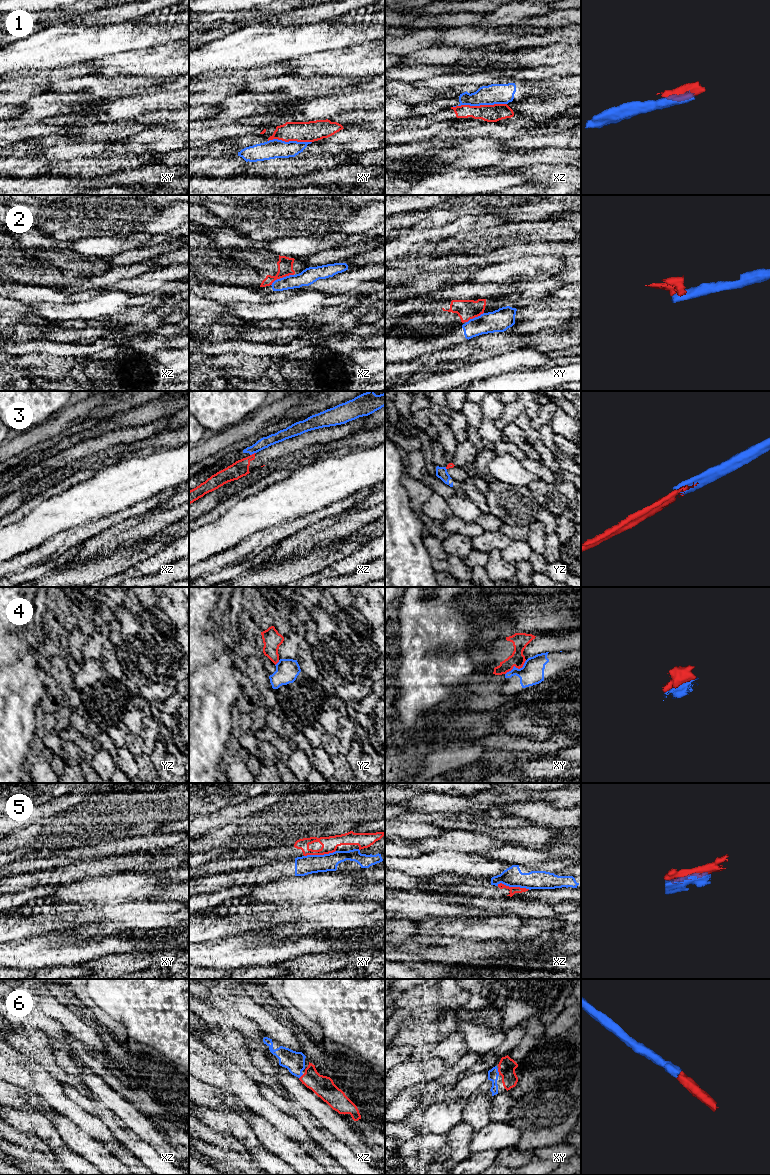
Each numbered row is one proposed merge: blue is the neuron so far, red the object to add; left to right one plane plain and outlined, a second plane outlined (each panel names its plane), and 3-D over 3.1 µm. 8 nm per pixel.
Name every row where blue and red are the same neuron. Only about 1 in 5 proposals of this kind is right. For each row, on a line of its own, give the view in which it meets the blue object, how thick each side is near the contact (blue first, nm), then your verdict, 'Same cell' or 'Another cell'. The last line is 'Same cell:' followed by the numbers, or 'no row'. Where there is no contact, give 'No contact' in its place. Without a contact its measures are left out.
1: Touches blue in xz. Thickness 160 nm (blue) against 140 nm. Another cell
2: Touches blue in xz. Thickness 130 nm (blue) against 130 nm. Another cell
3: Touches blue in xz. Thickness 90 nm (blue) against 140 nm. Another cell
4: Touches blue in xy. Thickness 190 nm (blue) against 130 nm. Another cell
5: Touches blue in xz. Thickness 160 nm (blue) against 60 nm. Another cell
6: Touches blue in xy. Thickness 90 nm (blue) against 140 nm. Same cell
Same cell: 6

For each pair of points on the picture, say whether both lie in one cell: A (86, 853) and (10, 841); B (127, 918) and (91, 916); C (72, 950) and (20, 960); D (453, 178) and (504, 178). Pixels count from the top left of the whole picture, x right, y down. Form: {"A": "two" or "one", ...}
{"A": "two", "B": "one", "C": "one", "D": "one"}

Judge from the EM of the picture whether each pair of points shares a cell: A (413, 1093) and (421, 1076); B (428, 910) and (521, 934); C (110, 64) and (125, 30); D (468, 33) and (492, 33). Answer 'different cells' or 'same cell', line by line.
A: different cells
B: different cells
C: different cells
D: same cell

